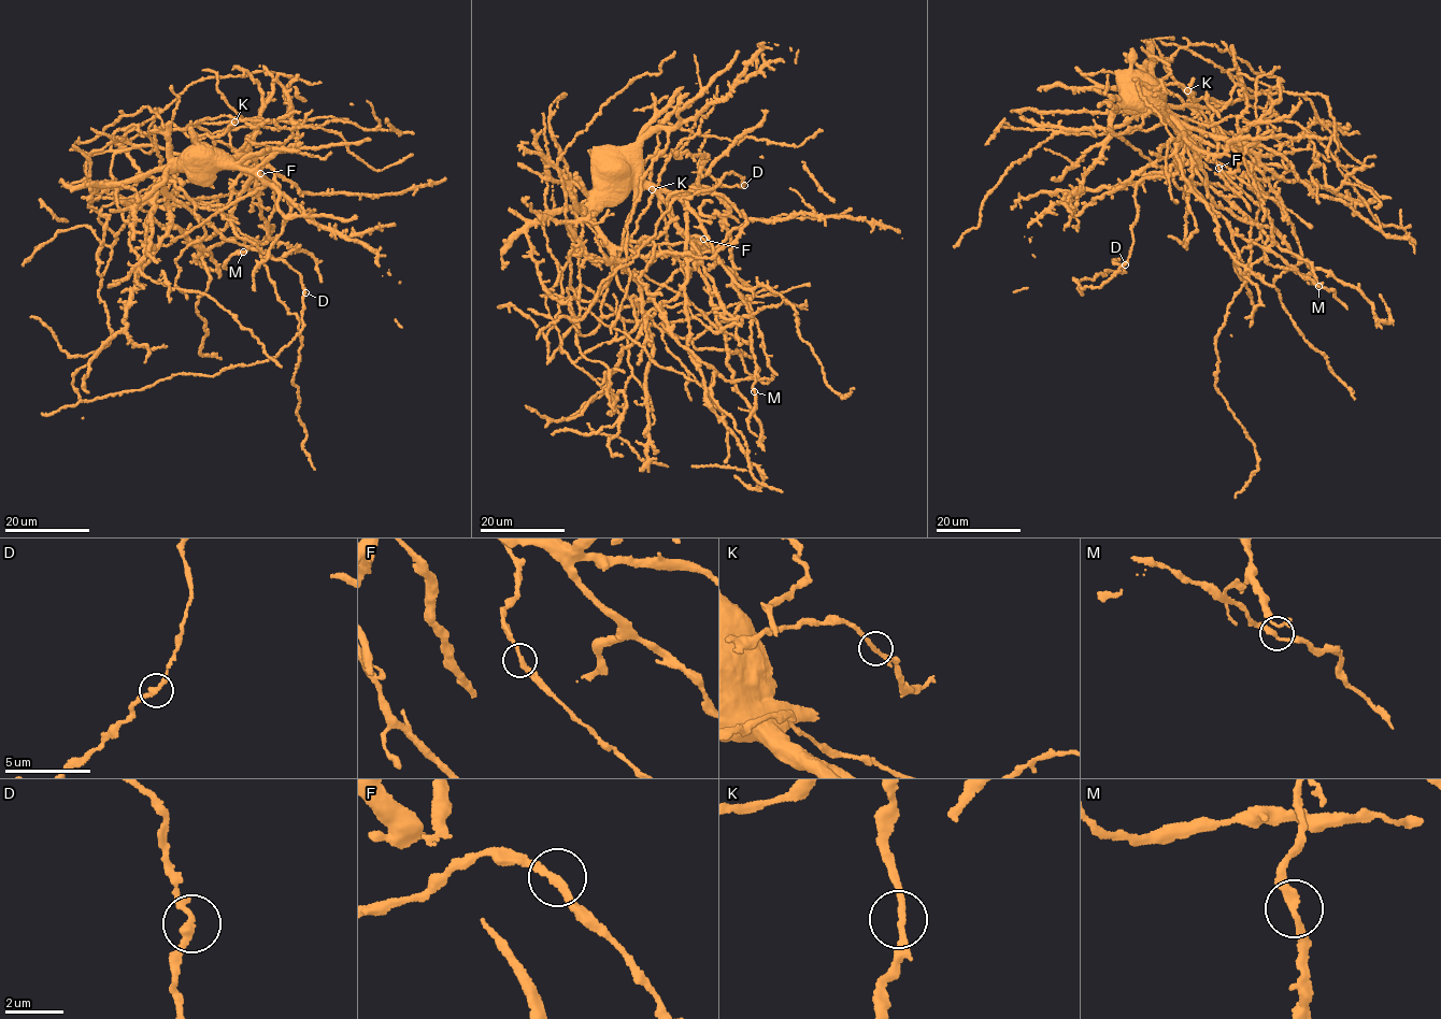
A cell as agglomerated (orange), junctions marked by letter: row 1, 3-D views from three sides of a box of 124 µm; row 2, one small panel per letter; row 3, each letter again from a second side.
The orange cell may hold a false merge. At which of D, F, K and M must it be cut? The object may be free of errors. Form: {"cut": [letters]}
{"cut": []}

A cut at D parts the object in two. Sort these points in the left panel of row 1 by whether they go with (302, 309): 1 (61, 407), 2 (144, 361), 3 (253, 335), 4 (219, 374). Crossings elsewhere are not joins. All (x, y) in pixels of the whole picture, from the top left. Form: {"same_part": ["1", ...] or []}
{"same_part": ["1", "4"]}

